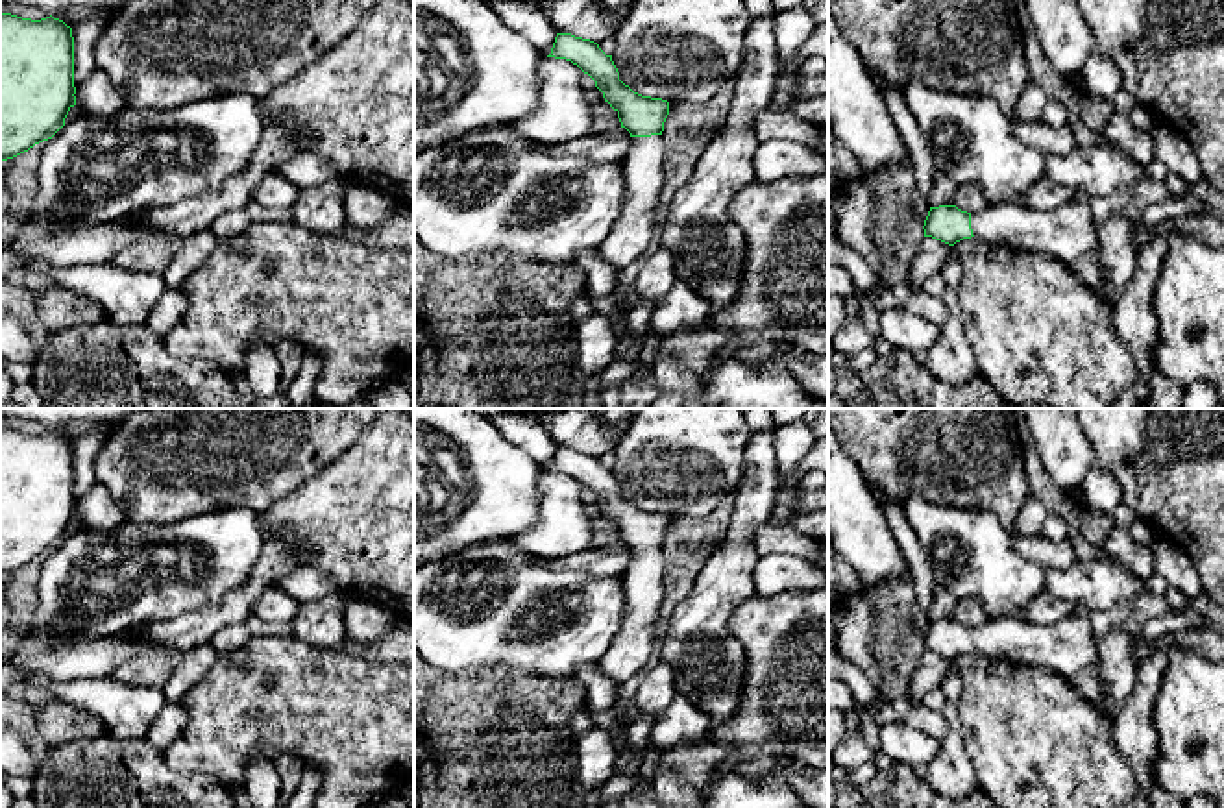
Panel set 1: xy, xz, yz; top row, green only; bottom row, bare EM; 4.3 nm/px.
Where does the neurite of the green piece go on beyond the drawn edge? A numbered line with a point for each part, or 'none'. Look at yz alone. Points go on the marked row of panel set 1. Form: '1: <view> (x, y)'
1: yz (1067, 233)

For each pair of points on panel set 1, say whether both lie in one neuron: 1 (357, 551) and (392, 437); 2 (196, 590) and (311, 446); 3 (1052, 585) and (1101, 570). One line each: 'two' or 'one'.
1: one
2: two
3: one

